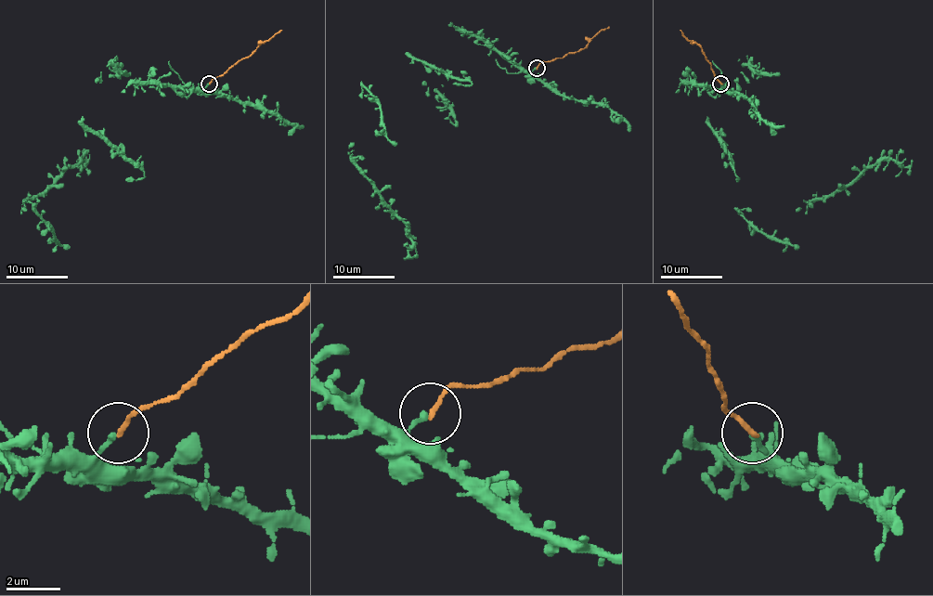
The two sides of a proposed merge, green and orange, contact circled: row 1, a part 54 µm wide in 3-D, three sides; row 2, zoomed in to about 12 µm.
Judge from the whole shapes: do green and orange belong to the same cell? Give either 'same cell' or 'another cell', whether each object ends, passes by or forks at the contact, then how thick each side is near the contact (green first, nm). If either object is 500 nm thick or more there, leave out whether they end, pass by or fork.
another cell; green ends there; orange ends there; 180 nm thick on the green side, 180 nm on the other

